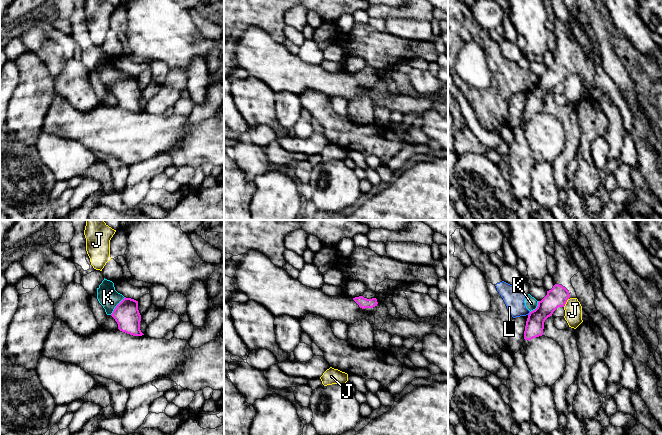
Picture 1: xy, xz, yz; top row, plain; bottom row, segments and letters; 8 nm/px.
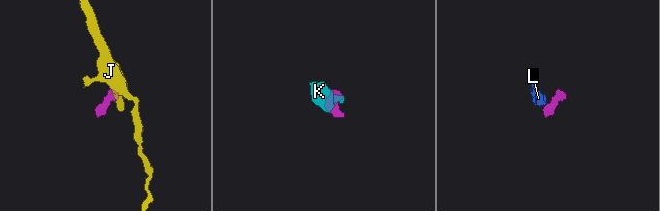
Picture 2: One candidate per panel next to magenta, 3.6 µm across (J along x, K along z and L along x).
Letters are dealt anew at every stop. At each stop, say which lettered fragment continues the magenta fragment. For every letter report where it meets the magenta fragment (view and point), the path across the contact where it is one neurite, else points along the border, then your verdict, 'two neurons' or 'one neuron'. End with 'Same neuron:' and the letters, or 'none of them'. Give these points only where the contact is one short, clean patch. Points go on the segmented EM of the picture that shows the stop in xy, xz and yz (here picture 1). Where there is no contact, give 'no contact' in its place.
J: meets magenta in yz at (566, 301); border along yz (568, 298), (563, 306); two neurons
K: meets magenta in xy at (116, 306); border along xy (125, 297), (110, 314); two neurons
L: meets magenta in yz at (529, 314); border along yz (530, 312), (528, 315); two neurons
Same neuron: none of them

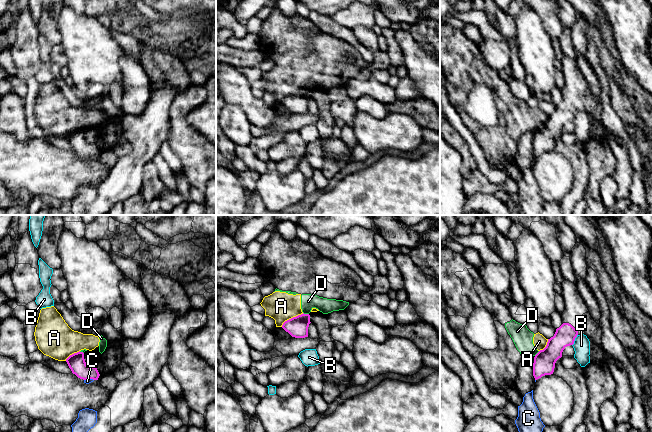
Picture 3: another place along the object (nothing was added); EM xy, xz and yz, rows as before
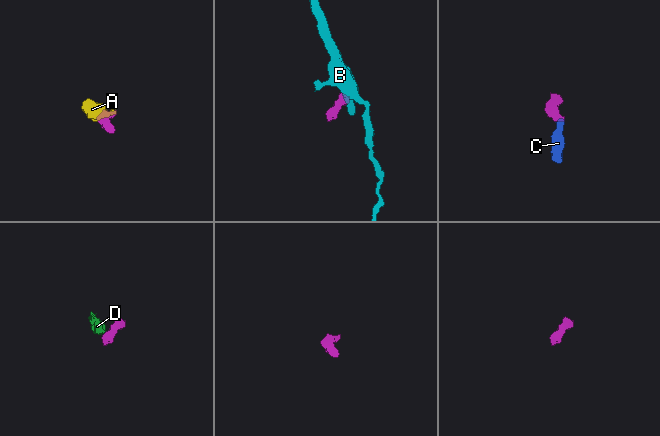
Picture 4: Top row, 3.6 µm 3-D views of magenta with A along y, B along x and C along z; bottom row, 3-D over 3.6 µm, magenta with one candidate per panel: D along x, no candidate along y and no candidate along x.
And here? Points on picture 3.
A: meets magenta in xz at (291, 318); border along xz (303, 313), (287, 319), (281, 326); two neurons
B: meets magenta in yz at (574, 340); border along yz (577, 334), (572, 345); two neurons
C: meets magenta in xy at (88, 378); runs through xy (76, 362), (88, 378), (87, 381); one neuron
D: meets magenta in xz at (306, 314); border along xz (303, 312), (308, 314); two neurons
Same neuron: C

